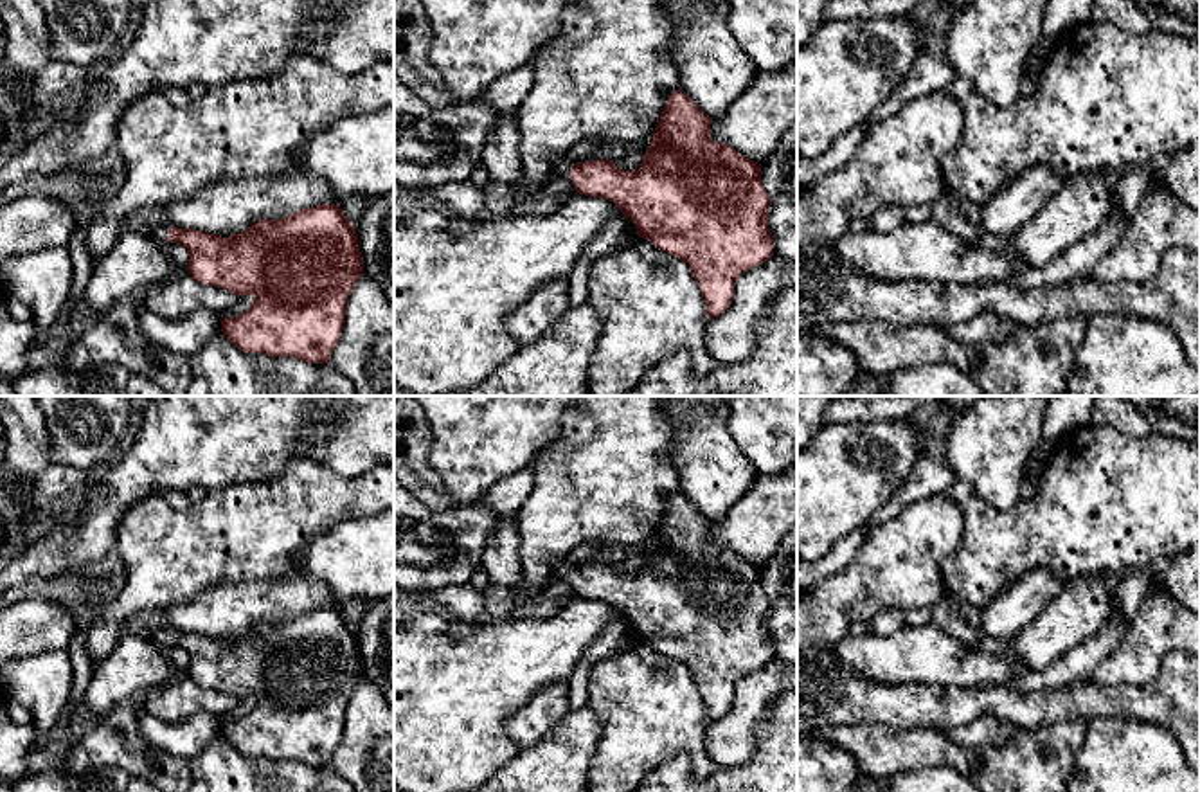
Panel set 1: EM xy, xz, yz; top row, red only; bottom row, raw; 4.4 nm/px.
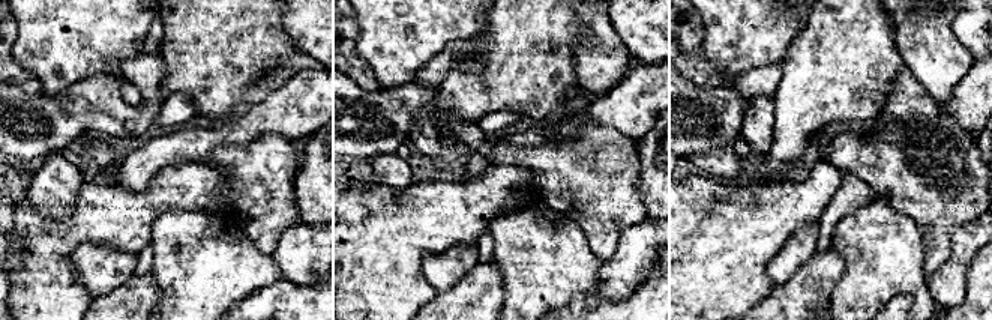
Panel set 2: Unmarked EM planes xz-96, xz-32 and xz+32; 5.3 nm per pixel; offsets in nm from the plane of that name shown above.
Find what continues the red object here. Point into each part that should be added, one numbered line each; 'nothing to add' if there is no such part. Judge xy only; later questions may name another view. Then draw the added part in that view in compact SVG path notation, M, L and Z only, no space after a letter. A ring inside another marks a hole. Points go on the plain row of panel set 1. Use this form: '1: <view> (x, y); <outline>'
1: xy (159, 636); M162 626L162 628L157 628L153 634L151 634L151 641L160 648L160 646L167 646L167 637L169 637L169 630L167 626Z

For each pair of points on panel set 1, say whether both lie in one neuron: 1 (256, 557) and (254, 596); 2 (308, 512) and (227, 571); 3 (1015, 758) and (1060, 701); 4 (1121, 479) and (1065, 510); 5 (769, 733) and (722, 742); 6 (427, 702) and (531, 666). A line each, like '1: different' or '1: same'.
1: different
2: same
3: different
4: same
5: different
6: same

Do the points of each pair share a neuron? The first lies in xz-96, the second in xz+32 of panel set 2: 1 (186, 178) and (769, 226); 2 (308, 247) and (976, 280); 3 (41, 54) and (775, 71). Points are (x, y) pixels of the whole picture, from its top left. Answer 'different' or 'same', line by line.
1: same
2: different
3: different

